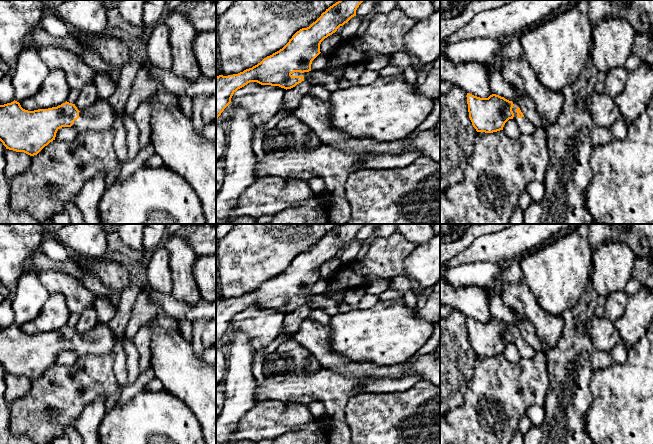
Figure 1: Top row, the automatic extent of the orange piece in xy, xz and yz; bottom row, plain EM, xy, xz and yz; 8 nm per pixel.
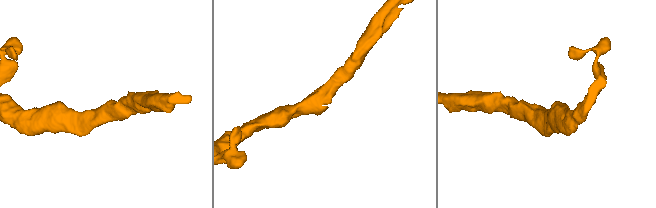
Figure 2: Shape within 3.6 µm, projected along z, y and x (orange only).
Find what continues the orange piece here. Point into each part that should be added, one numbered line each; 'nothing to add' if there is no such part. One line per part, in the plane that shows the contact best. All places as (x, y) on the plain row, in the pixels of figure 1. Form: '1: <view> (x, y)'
1: xz (319, 301)

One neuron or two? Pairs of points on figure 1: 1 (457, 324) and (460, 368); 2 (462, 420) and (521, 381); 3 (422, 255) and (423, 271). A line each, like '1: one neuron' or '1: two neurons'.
1: one neuron
2: one neuron
3: one neuron

